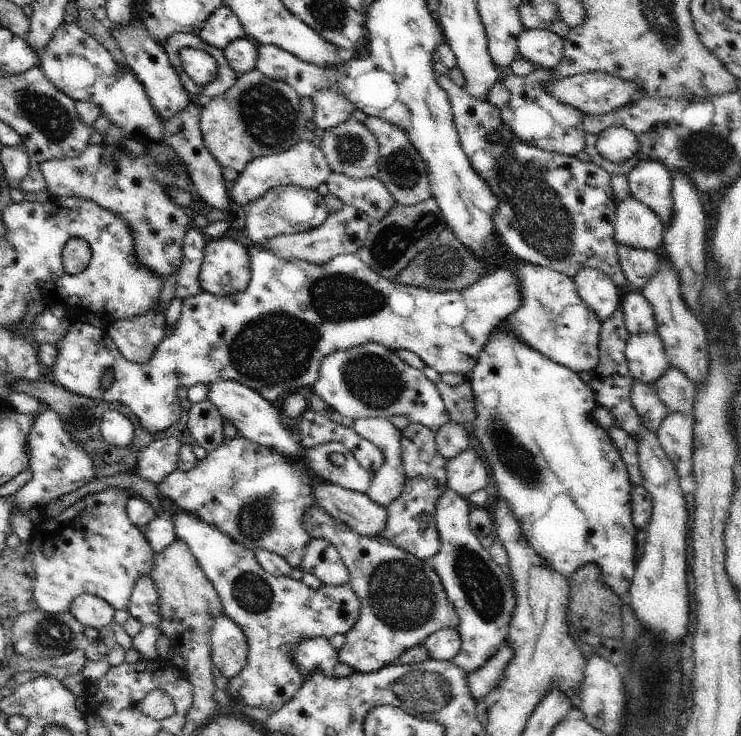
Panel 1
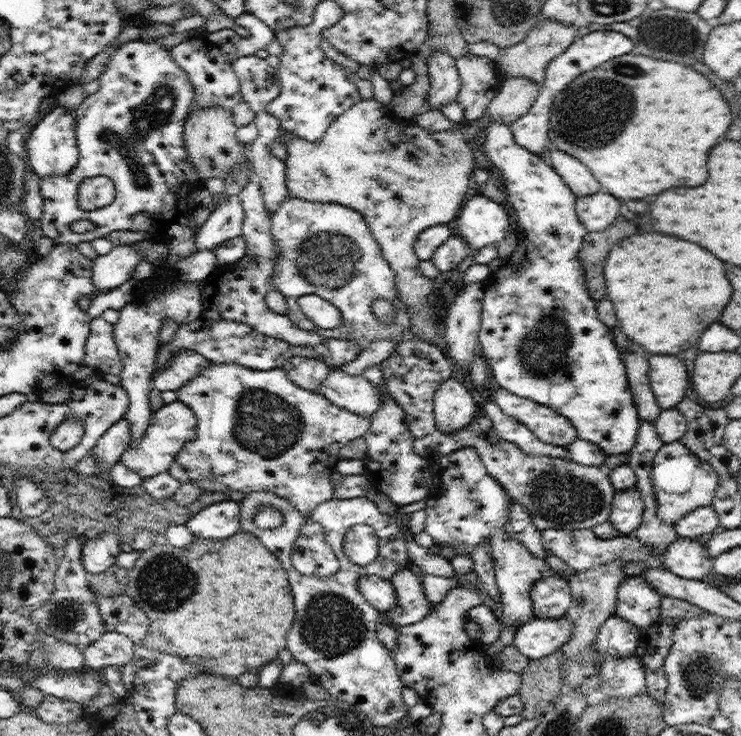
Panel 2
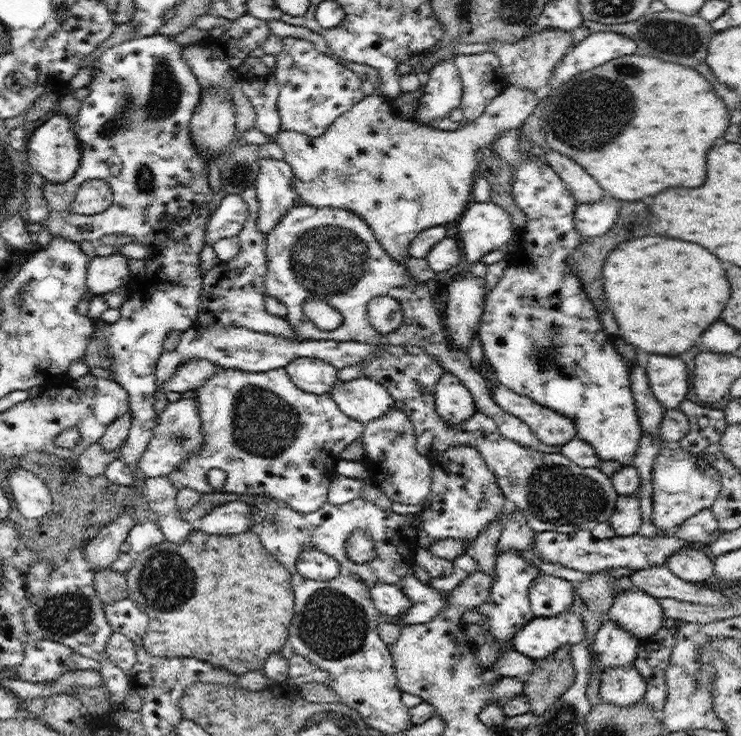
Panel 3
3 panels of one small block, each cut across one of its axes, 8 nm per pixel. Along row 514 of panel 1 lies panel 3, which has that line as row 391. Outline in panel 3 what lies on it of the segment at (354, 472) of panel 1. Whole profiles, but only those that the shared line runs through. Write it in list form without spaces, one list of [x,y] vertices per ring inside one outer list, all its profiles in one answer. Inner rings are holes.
[[[219,367],[204,386],[187,395],[199,406],[204,444],[197,454],[184,459],[175,472],[169,473],[167,477],[173,486],[177,490],[193,488],[201,494],[210,494],[216,489],[208,483],[206,474],[208,470],[222,469],[227,474],[223,487],[226,493],[266,495],[288,503],[302,514],[317,512],[327,502],[342,451],[360,438],[365,429],[364,424],[344,414],[330,394],[310,394],[298,388],[285,368],[246,372]]]

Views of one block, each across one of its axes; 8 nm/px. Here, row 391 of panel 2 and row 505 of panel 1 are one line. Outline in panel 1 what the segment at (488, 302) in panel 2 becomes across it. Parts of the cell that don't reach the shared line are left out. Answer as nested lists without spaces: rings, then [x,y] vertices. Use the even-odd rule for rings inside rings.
[[[500,322],[494,330],[490,332],[490,338],[484,346],[484,350],[478,357],[476,366],[468,376],[470,386],[474,394],[474,410],[476,410],[476,418],[474,422],[468,425],[470,433],[473,432],[476,440],[482,446],[483,458],[488,462],[488,466],[492,468],[492,476],[496,480],[498,486],[498,494],[500,500],[506,500],[512,514],[516,516],[524,538],[528,540],[528,544],[538,552],[538,556],[542,556],[548,566],[556,572],[560,572],[562,576],[571,578],[573,574],[582,566],[594,563],[601,568],[601,577],[605,585],[610,586],[618,596],[626,594],[628,588],[632,584],[634,573],[636,572],[636,563],[638,561],[639,553],[636,550],[636,533],[637,526],[632,520],[632,484],[628,470],[622,456],[618,452],[612,438],[608,431],[602,428],[594,419],[593,412],[598,407],[593,384],[584,383],[578,373],[566,368],[562,364],[550,360],[544,354],[540,354],[538,350],[530,348],[528,344],[520,342],[506,326],[504,322]]]

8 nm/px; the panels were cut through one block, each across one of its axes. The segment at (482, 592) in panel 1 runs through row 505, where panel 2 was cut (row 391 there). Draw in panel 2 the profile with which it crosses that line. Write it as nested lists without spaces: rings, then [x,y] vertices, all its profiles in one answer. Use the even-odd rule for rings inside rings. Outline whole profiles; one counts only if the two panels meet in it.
[[[457,375],[440,384],[433,398],[434,420],[440,432],[458,432],[474,421],[481,402]]]

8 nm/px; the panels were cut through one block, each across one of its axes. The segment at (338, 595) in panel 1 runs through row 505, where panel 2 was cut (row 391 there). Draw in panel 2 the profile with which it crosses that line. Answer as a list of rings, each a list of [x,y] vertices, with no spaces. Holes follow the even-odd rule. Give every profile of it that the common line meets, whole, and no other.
[[[180,349],[172,355],[170,365],[164,371],[158,371],[152,379],[152,389],[178,390],[188,383],[200,370],[208,367],[208,361],[202,354],[194,350]]]

